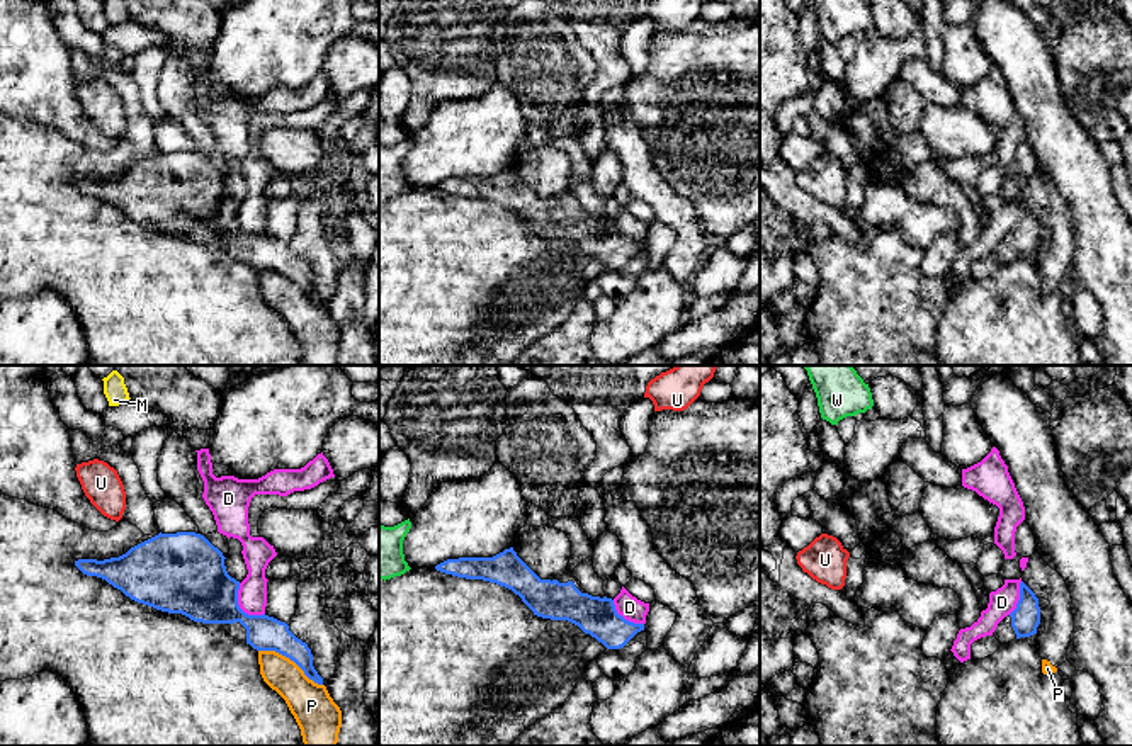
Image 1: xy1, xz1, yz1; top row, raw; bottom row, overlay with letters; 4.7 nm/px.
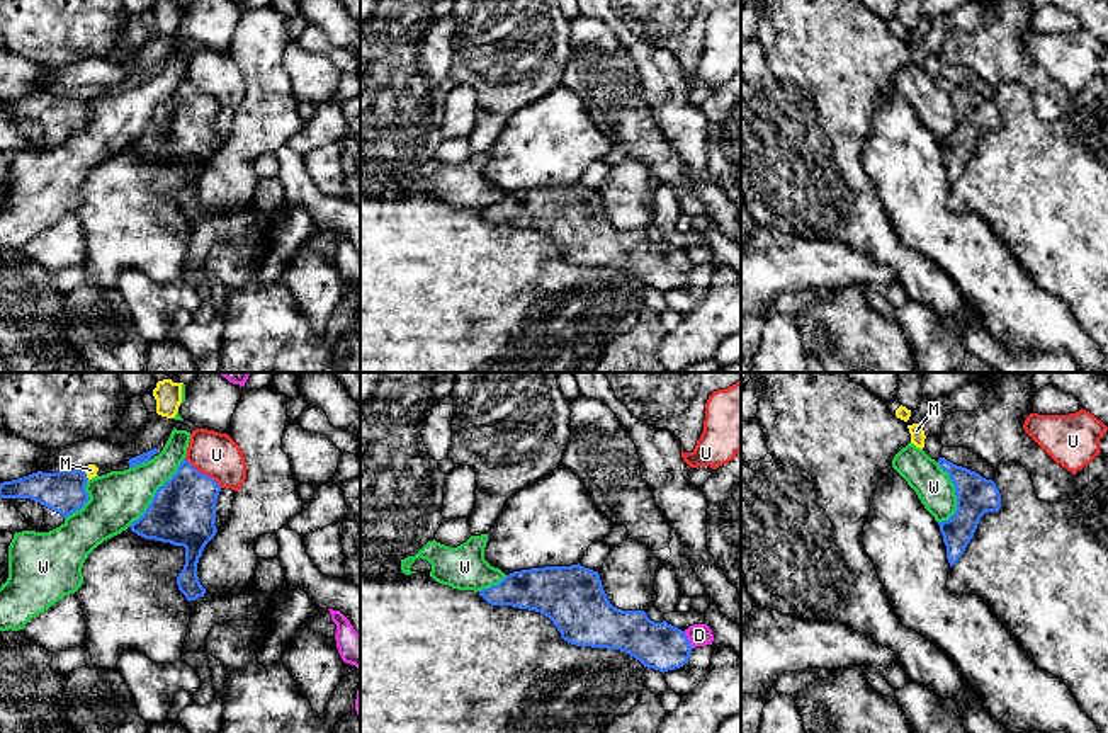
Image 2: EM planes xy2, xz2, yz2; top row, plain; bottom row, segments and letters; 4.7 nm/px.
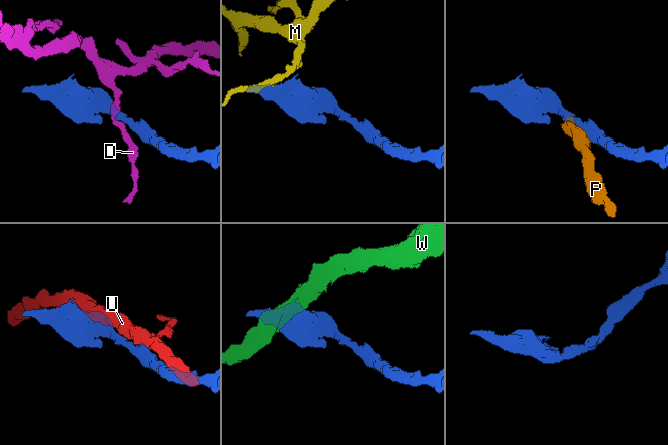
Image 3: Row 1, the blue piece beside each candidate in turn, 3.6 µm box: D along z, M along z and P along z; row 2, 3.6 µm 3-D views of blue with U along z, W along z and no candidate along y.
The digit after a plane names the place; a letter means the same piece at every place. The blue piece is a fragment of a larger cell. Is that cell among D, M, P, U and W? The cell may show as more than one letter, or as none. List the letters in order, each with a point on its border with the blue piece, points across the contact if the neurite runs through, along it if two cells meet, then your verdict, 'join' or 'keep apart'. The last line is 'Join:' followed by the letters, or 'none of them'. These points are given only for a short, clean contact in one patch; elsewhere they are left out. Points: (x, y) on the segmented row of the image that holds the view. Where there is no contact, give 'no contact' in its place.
D: xy1 (238, 607) | along xy1 (238, 583), (238, 605), (249, 614), (262, 616) | keep apart
M: xy2 (85, 473) | along xy2 (82, 468), (89, 478) | keep apart
P: xy1 (291, 660) | keep apart
U: xy2 (204, 475) | along xy2 (186, 458), (221, 487) | keep apart
W: xy2 (155, 494) | keep apart
Join: none of them

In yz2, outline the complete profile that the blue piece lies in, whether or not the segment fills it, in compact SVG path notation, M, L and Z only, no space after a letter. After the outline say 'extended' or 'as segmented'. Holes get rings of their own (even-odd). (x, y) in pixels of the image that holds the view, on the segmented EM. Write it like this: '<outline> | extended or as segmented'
M940 457L938 464L948 473L957 495L955 514L948 520L938 522L947 546L947 560L953 566L974 537L981 517L1001 509L1001 493L992 480L982 478L975 471L957 466L945 457Z | as segmented

